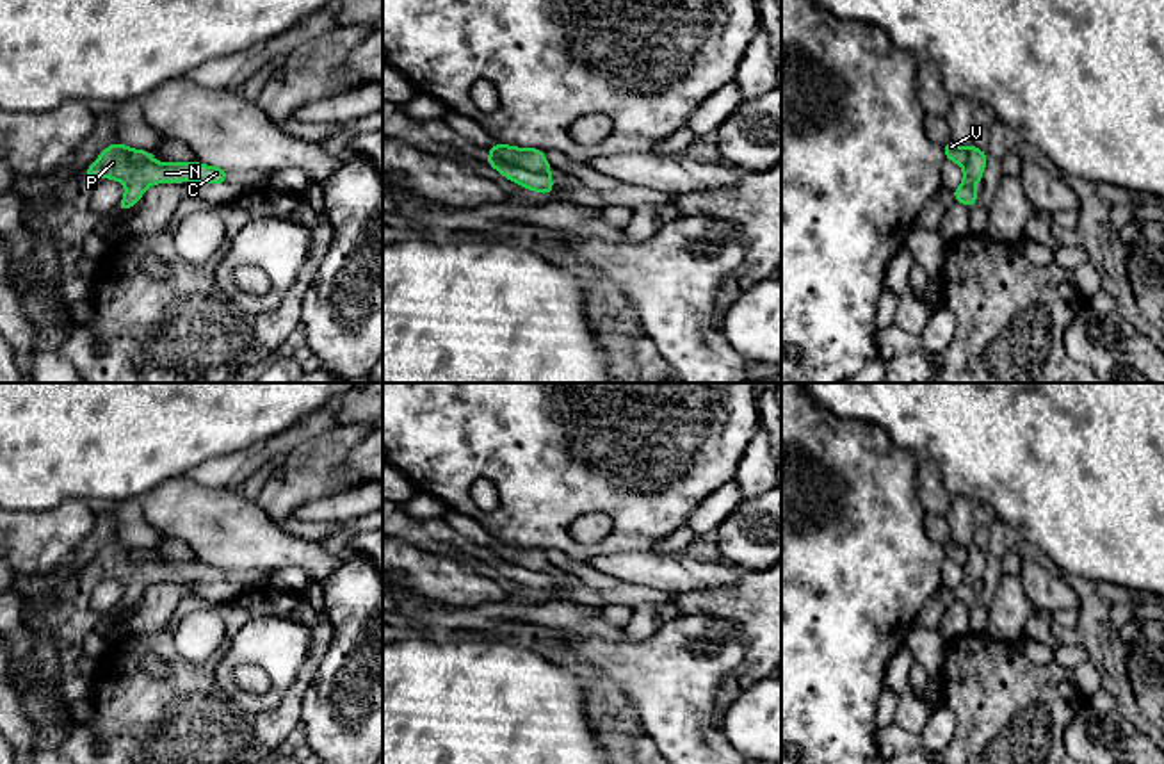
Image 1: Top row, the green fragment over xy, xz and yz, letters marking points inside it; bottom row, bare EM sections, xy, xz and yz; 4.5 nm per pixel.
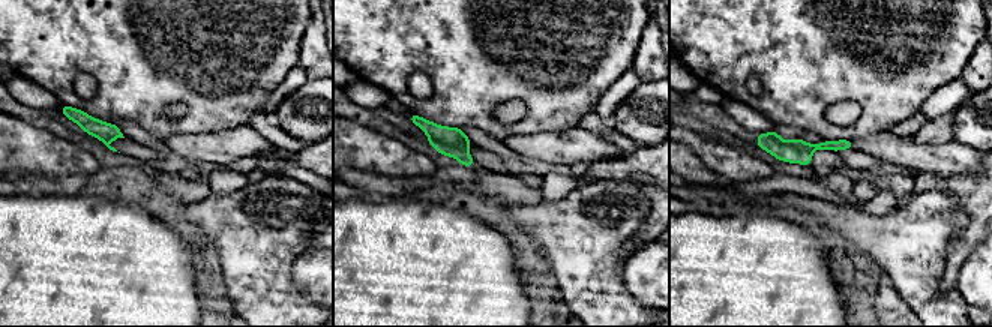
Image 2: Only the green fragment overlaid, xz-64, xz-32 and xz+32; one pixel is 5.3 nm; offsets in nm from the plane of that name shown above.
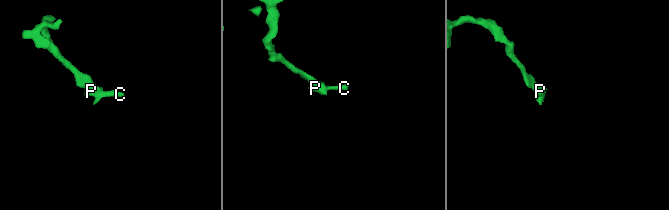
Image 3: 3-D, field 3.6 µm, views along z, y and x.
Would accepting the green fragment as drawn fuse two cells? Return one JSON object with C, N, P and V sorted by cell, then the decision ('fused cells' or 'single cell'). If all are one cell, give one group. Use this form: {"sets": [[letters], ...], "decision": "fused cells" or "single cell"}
{"sets": [["C", "N", "P"], ["V"]], "decision": "fused cells"}

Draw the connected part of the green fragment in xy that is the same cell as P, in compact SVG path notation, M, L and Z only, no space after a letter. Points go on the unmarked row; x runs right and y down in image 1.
M123 541L110 543L98 554L94 563L85 566L89 579L100 573L126 586L117 611L133 606L153 582L222 582L230 577L224 568L199 561L135 561L132 550Z

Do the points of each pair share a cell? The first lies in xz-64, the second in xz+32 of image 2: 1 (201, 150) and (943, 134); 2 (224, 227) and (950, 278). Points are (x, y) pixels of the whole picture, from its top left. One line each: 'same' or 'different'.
1: different
2: different

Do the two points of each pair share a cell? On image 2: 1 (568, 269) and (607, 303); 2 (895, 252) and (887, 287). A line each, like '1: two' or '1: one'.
1: one
2: two

